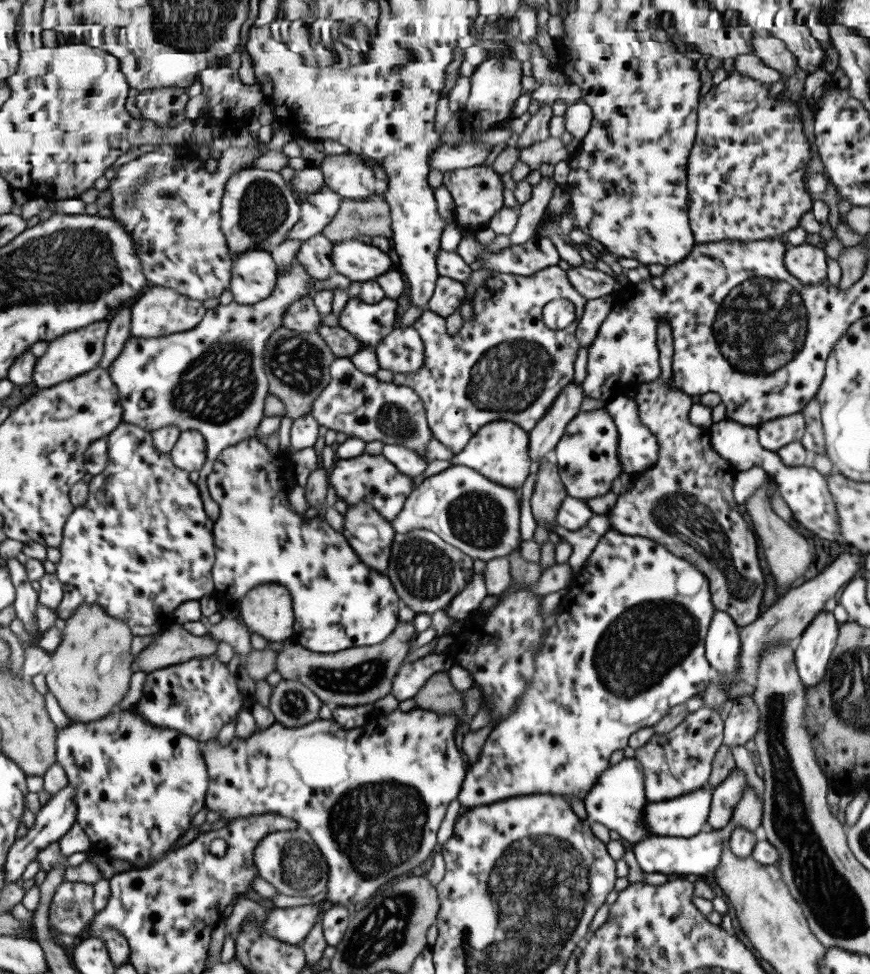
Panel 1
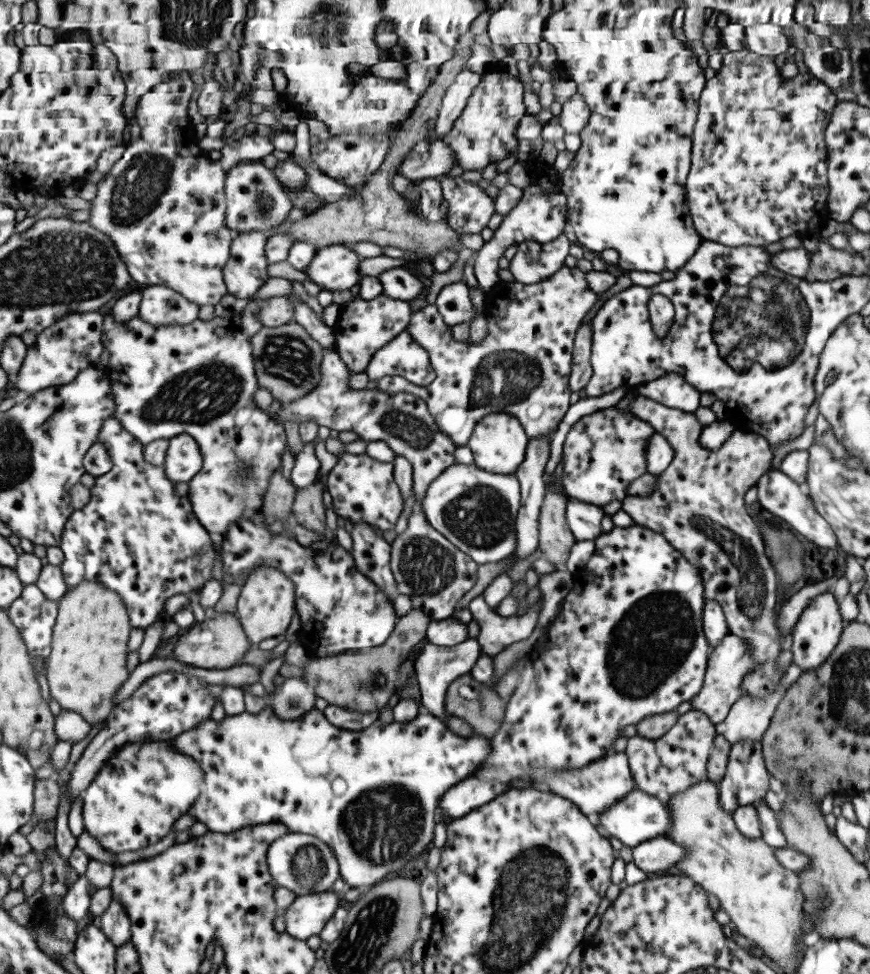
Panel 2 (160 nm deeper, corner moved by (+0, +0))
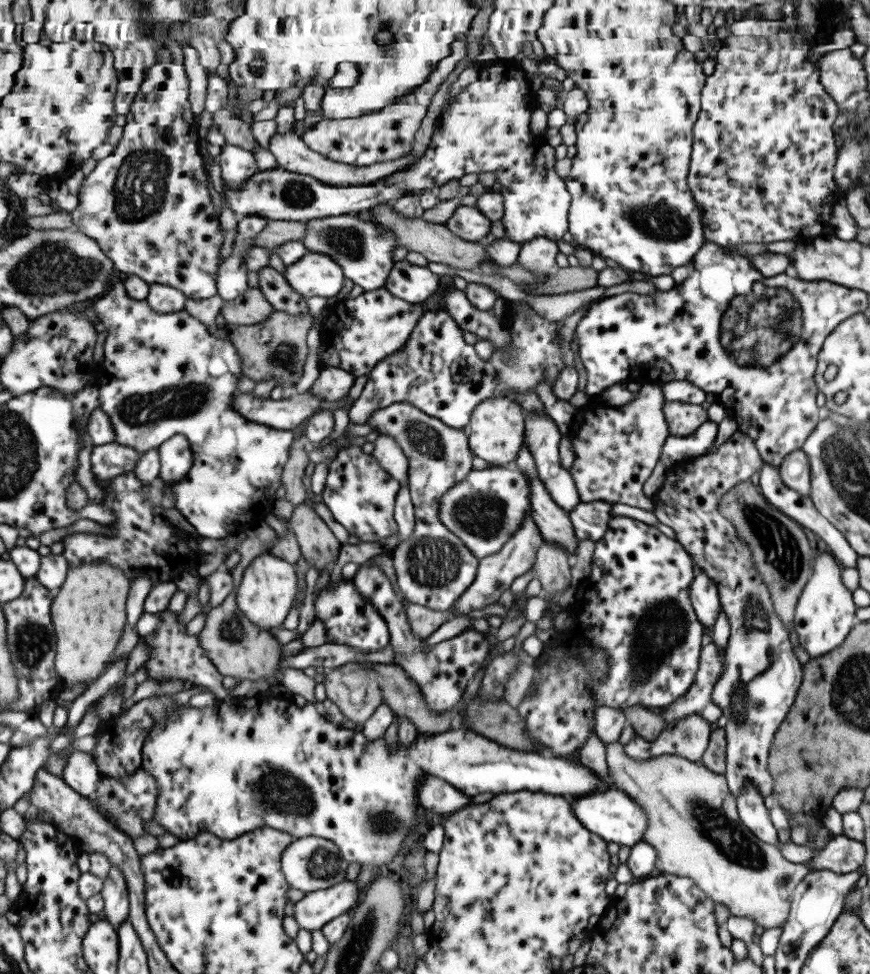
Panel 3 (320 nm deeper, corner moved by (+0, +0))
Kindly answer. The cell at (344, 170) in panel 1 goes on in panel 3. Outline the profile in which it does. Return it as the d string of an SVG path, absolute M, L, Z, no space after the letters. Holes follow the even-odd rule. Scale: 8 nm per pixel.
M466 32L457 33L450 44L450 53L437 61L433 72L428 74L427 80L423 84L408 90L407 94L395 97L395 102L381 107L381 110L357 116L357 118L319 120L305 132L298 132L302 142L309 150L317 152L322 157L355 167L369 167L376 162L395 160L407 155L412 149L415 132L421 124L433 94L437 92L437 87L445 82L449 72L465 56L467 56Z

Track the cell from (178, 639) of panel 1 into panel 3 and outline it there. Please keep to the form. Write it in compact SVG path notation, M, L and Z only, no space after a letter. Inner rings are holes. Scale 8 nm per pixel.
M231 592L221 604L213 608L208 608L203 629L197 634L199 648L205 650L209 662L221 676L231 676L235 680L259 680L266 678L268 684L275 685L275 672L281 671L279 661L282 657L279 654L281 645L274 637L274 632L261 630L253 627L235 605L235 594Z

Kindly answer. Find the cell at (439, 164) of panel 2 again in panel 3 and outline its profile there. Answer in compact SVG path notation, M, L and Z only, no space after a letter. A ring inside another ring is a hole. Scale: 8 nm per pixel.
M297 131L291 134L273 134L273 136L269 138L268 150L269 153L275 157L277 168L285 170L286 172L315 178L328 186L365 186L371 182L375 183L377 180L381 180L381 178L390 177L393 172L401 172L401 170L409 168L409 166L413 164L413 161L416 161L409 152L401 158L385 162L376 162L376 164L369 167L355 167L340 164L340 162L333 162L328 158L322 157L317 152L309 150L302 142Z

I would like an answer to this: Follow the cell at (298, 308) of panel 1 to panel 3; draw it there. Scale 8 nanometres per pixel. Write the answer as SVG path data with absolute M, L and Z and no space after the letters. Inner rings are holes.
M249 288L234 299L223 301L218 314L227 325L252 325L265 320L271 311L275 310L263 293L258 288Z

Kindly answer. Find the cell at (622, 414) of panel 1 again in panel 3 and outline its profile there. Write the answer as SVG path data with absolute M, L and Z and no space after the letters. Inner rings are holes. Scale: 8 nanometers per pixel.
M706 420L689 436L669 435L663 443L658 459L668 470L688 458L705 455L707 448L713 444L715 434L717 434L717 424Z

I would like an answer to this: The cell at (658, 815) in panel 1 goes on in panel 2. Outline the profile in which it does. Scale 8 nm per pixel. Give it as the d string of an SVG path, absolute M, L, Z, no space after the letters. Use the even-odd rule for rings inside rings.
M633 786L623 798L601 811L596 819L607 832L607 836L615 836L622 846L633 848L640 842L666 834L666 830L670 827L670 810L666 801L660 801Z

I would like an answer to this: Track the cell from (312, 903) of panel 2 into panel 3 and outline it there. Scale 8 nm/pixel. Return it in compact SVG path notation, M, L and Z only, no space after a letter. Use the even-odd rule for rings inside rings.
M344 879L337 884L313 892L294 903L293 918L299 929L311 932L319 930L324 924L343 913L349 913L356 905L365 886L359 888L357 881Z

